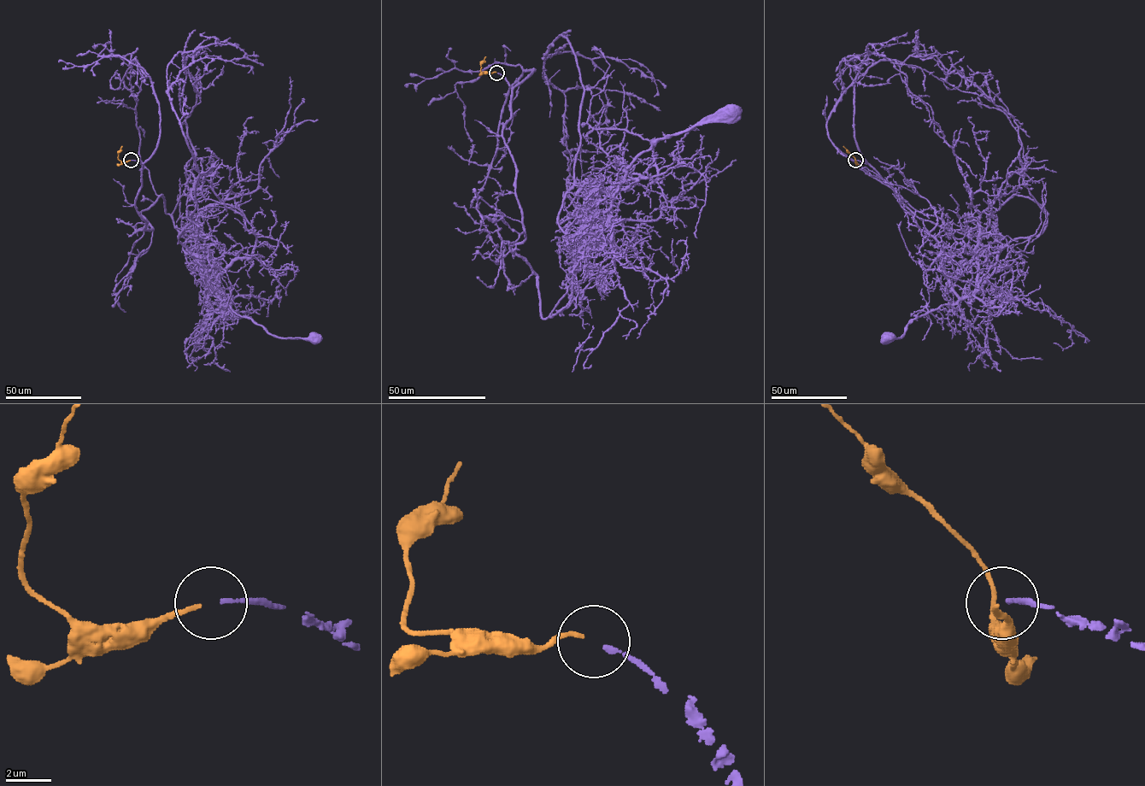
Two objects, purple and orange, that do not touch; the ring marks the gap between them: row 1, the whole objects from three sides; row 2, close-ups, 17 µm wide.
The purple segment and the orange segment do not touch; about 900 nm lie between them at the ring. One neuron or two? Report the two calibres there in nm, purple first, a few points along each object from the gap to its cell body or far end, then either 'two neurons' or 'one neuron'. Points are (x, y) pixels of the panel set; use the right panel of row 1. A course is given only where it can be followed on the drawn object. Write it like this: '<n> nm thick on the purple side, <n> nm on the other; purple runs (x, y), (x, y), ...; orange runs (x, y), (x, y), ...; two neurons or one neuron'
200 nm thick on the purple side, 190 nm on the other; purple runs (856, 160), (946, 228), (984, 229), (1014, 195), (1048, 214), (980, 288), (885, 338); orange runs (855, 160), (843, 146); one neuron

